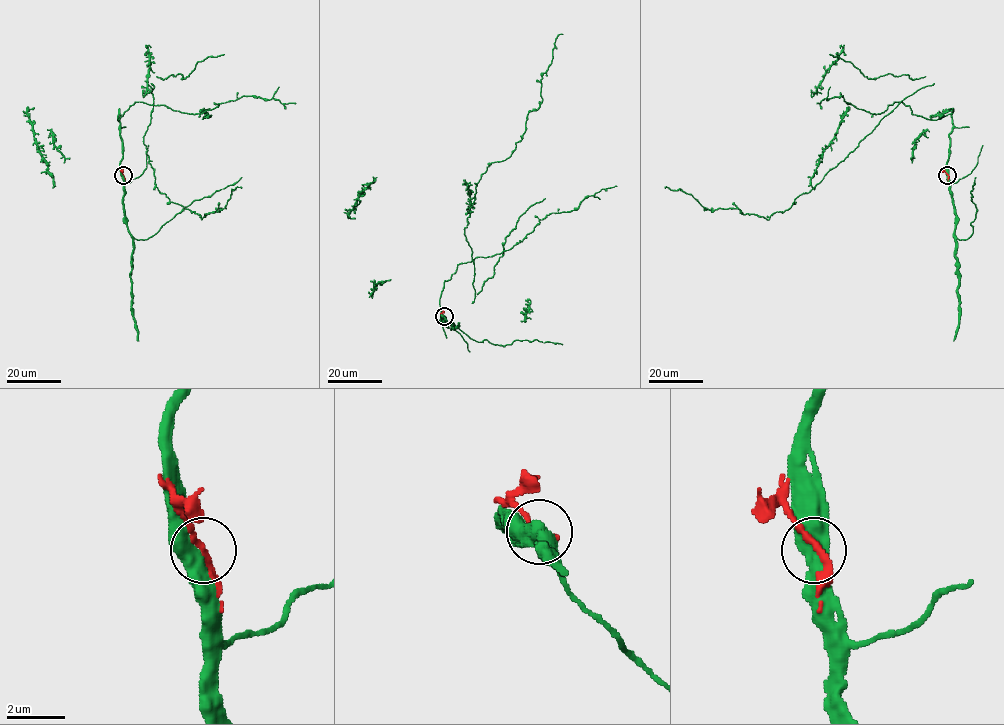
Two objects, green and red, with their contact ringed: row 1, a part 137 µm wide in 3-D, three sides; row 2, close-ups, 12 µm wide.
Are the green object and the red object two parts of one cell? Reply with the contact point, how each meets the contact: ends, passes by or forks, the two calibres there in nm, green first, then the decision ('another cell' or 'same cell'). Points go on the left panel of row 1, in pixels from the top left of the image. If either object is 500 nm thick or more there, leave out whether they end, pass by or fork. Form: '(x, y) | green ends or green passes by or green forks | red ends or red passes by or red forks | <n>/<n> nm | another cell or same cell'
(123, 175) | 550/200 nm | another cell

